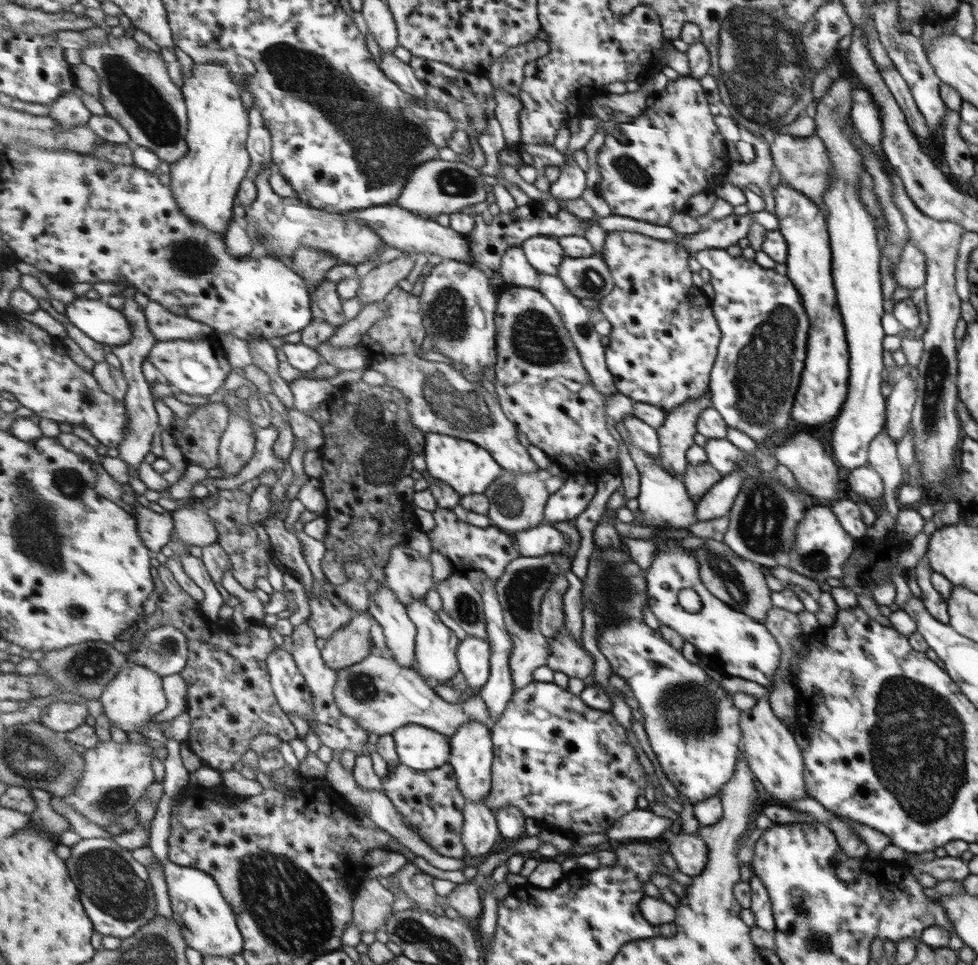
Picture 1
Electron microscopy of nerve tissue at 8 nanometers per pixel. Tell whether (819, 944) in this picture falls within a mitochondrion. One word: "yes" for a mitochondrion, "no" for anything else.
yes

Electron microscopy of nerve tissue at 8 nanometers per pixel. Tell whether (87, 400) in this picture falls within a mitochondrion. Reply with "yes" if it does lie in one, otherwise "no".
yes

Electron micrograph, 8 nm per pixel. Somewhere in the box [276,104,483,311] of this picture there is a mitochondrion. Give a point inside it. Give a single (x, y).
(452, 182)

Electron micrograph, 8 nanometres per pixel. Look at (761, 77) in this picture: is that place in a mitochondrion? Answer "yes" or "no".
yes

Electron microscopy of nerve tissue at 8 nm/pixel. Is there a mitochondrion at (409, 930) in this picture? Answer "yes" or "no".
yes

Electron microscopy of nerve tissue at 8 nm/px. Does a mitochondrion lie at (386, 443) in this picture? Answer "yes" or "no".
yes

